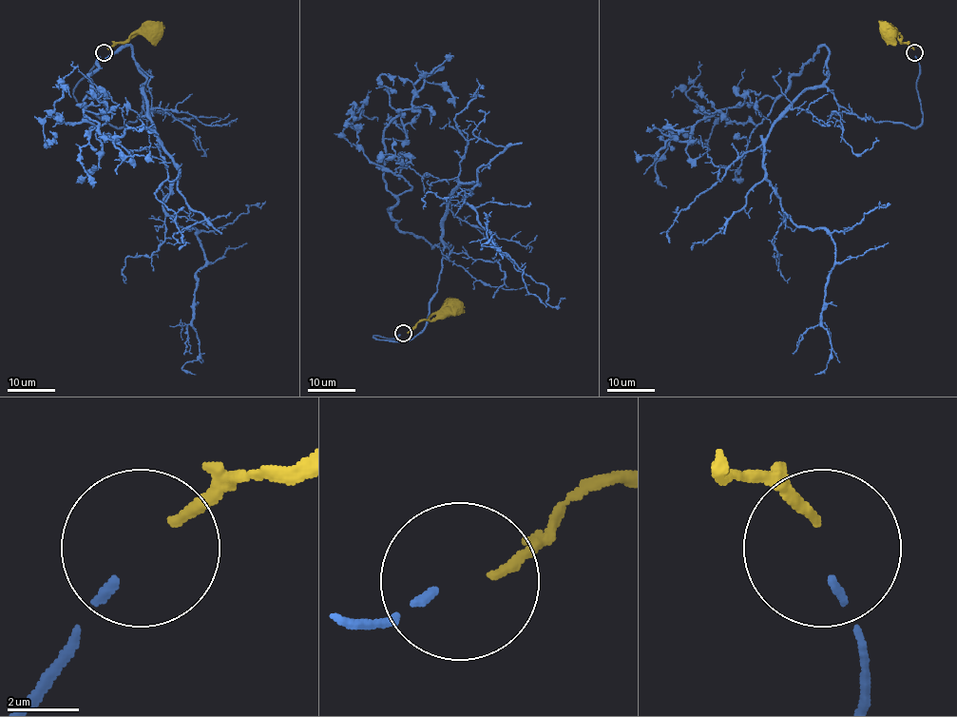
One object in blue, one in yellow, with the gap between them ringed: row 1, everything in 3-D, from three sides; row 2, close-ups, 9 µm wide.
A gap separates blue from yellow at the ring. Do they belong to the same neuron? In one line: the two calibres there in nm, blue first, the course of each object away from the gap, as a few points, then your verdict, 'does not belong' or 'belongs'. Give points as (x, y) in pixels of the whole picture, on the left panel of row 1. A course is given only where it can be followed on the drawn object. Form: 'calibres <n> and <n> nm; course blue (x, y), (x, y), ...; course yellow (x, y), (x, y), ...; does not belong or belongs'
calibres 240 and 280 nm; course blue (100, 56), (73, 97), (118, 128), (143, 87), (178, 171), (164, 209), (201, 245), (196, 374); course yellow (107, 48), (114, 43), (126, 42), (135, 33), (153, 31); belongs

